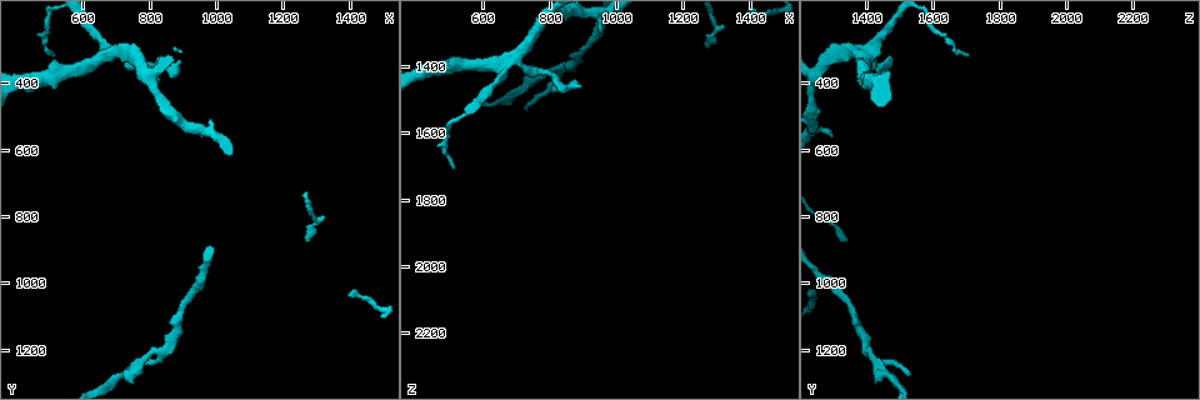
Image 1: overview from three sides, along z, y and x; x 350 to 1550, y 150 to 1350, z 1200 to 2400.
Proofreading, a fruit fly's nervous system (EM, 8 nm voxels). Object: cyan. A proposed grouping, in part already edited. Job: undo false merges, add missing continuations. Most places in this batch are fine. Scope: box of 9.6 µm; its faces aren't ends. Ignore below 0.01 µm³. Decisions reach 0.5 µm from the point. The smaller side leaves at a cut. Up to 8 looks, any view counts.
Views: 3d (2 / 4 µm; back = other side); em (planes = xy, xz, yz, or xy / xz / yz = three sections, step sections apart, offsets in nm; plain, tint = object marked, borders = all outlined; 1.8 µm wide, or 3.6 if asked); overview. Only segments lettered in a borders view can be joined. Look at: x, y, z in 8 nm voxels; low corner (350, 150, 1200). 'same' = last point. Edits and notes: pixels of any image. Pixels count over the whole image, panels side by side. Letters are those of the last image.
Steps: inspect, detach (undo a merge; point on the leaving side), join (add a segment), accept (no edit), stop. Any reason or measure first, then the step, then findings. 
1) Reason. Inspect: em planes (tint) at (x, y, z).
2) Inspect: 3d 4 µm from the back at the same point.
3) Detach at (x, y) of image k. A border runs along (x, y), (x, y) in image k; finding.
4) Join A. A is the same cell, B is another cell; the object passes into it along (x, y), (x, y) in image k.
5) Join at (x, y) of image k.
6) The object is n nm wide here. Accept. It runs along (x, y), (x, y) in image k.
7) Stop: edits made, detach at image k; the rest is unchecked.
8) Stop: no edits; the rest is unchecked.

Branch stops here. Inspect: em planes (borders) at (900, 330, 1450).

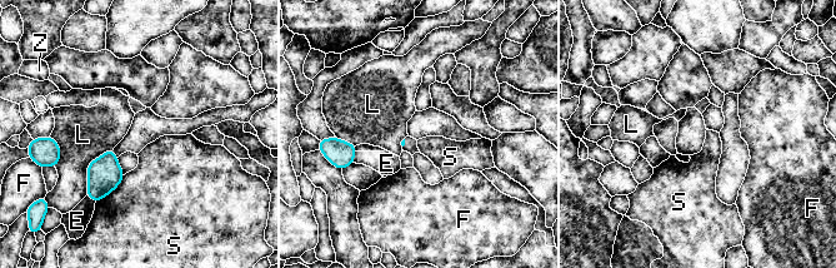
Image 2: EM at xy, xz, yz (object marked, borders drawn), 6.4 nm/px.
Accept. E, F, L, S and Z are other cells; a border runs along (125, 174), (114, 189), (95, 203) in image 2; no lettered segment goes on from it.

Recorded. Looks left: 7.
Four arms meet. Inspect: em planes (borders) at (650, 320, 1400).

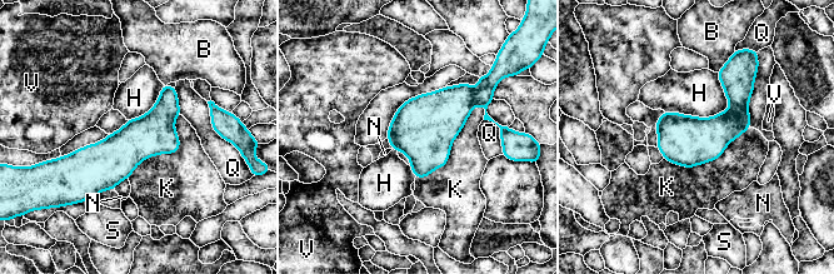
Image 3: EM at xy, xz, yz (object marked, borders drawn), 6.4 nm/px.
The longest contact is with K, 650 nm. Accept. B, H, K, N, Q, S and V are other cells; a border runs along (718, 73), (728, 109), (665, 113) in image 3; continuous, no second neuron.

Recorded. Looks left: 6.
Inspect: 3d 4 µm at (520, 320, 1700).

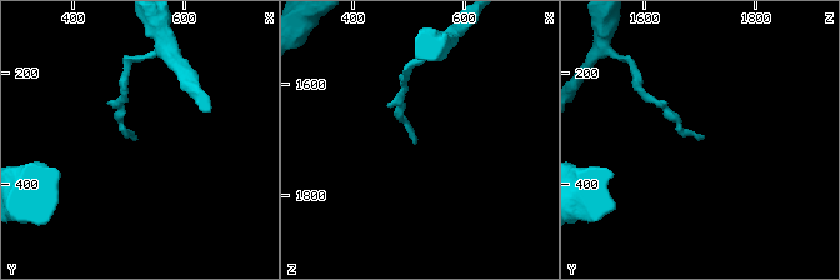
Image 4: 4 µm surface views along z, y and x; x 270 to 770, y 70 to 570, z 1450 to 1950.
Now the EM. Inspect: em planes (plain) at (515, 315, 1705).

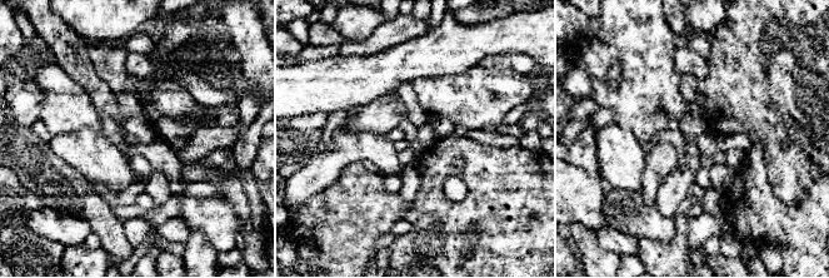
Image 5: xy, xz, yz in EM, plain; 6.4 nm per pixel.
Inspect: em planes (borders) at the same point.

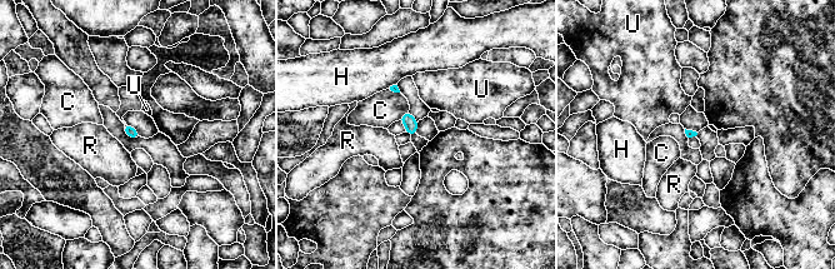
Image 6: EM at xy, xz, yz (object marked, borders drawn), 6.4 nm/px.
Accept. C, H, R and U are other cells; a border runs along (408, 110), (399, 119) in image 6; no lettered segment goes on from it.

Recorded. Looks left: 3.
Stop: no edits; the rest is unchecked.

